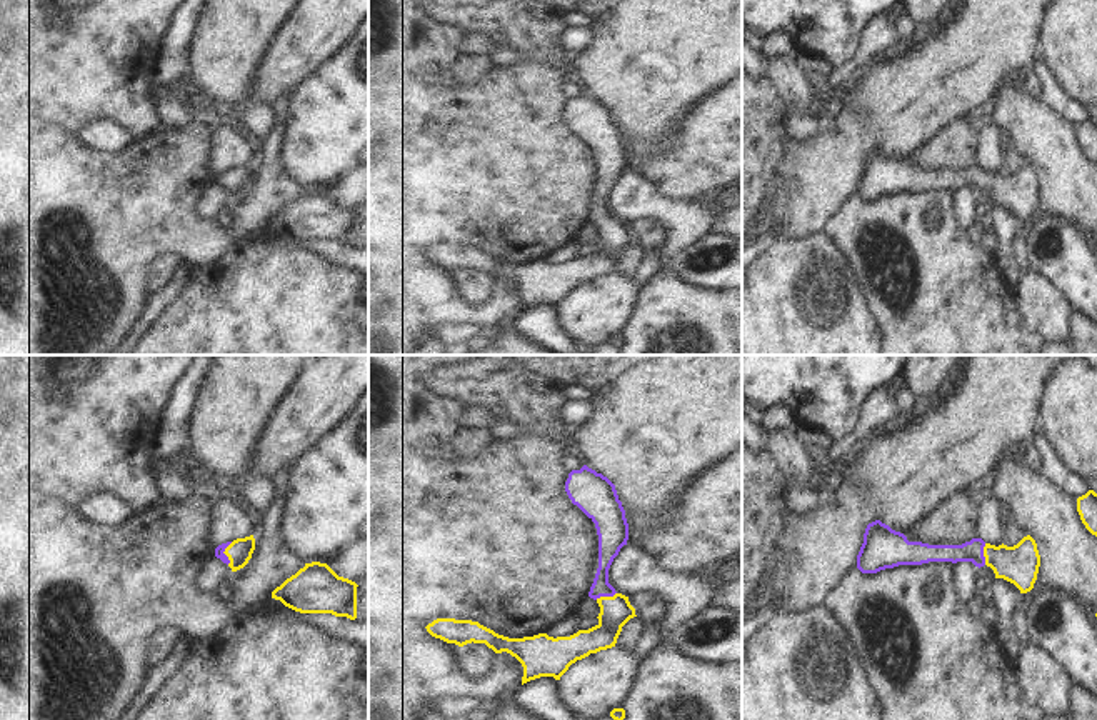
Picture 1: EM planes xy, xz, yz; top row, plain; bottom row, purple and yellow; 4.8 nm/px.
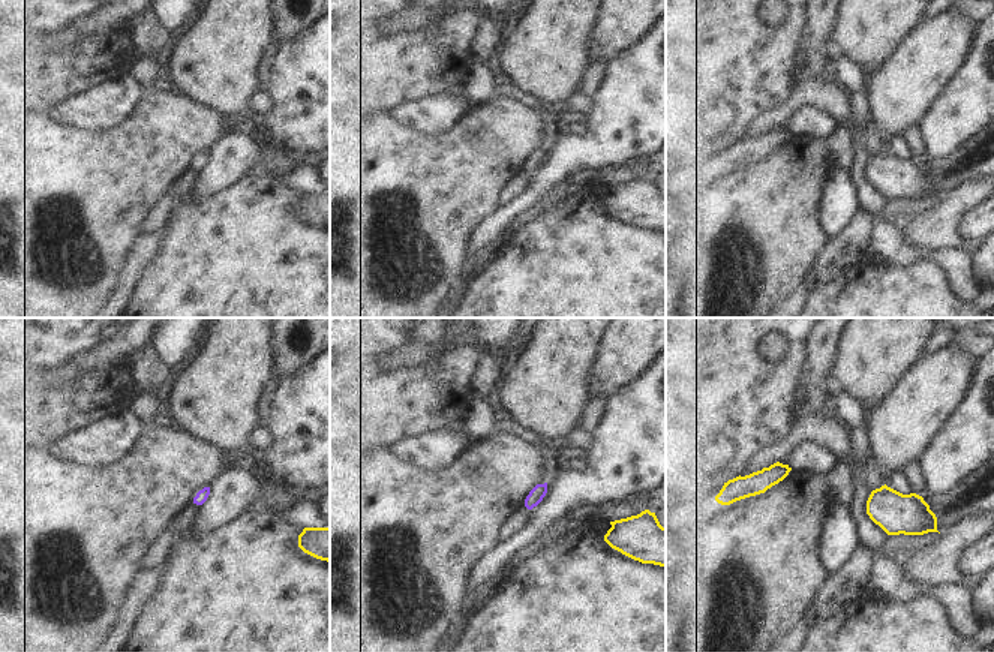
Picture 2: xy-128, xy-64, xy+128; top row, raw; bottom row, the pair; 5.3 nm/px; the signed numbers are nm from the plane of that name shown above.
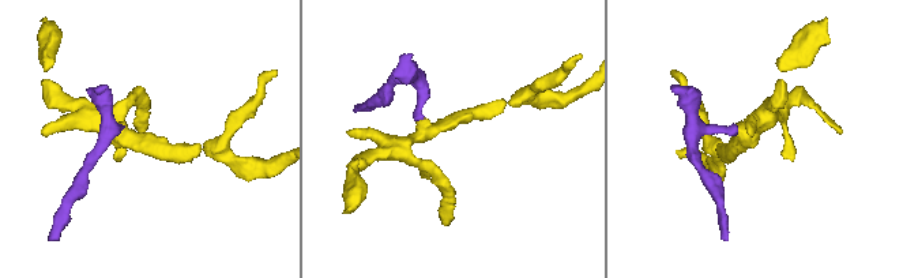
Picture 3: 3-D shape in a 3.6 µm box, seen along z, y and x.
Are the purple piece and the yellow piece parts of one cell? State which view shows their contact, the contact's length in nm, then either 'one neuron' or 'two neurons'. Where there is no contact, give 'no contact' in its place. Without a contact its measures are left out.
meets purple in xy; contact 110 nm long; one neuron

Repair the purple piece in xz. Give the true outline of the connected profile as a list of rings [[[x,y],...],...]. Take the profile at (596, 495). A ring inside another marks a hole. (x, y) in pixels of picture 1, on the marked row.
[[[584,465],[569,473],[565,492],[572,503],[595,523],[599,535],[599,568],[589,592],[600,607],[595,627],[557,638],[547,633],[508,638],[478,622],[455,618],[437,618],[425,627],[432,637],[447,643],[458,647],[472,642],[485,643],[495,653],[510,653],[523,667],[522,685],[540,677],[560,680],[577,660],[615,647],[622,627],[637,617],[629,597],[617,593],[609,583],[609,568],[629,540],[629,523],[615,485]]]

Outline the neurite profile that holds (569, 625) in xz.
[[[574,615],[574,617],[567,617],[562,622],[555,623],[545,633],[548,637],[557,638],[557,637],[570,637],[577,632],[579,632],[579,618]]]

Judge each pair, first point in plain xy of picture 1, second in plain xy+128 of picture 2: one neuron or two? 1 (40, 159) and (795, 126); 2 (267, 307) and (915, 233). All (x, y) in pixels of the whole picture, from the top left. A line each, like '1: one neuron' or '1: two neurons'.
1: two neurons
2: two neurons

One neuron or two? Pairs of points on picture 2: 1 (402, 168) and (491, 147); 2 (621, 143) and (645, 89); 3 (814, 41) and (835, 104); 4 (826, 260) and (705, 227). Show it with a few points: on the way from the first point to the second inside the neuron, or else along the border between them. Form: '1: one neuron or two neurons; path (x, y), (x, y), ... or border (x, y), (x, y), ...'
1: one neuron; path (425, 168), (465, 168), (468, 165)
2: one neuron; path (622, 129), (645, 102)
3: two neurons; border (831, 74), (816, 74), (798, 83)
4: two neurons; border (829, 239), (802, 281)

